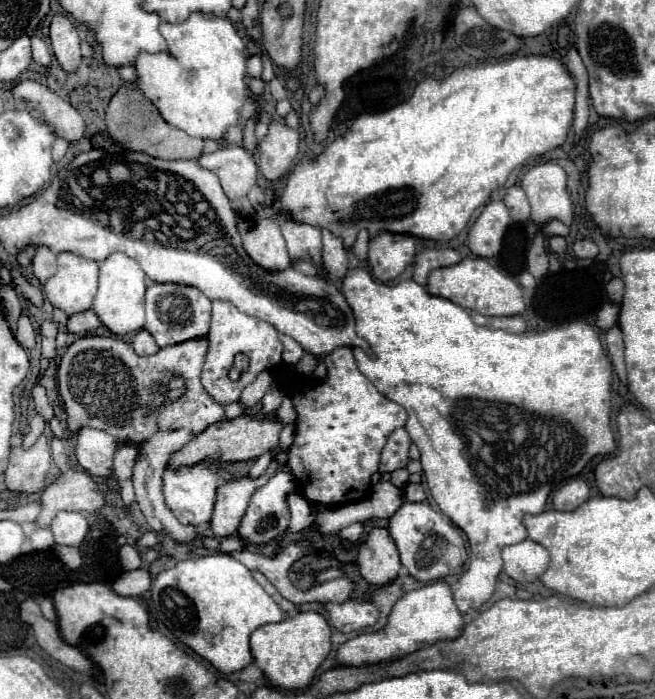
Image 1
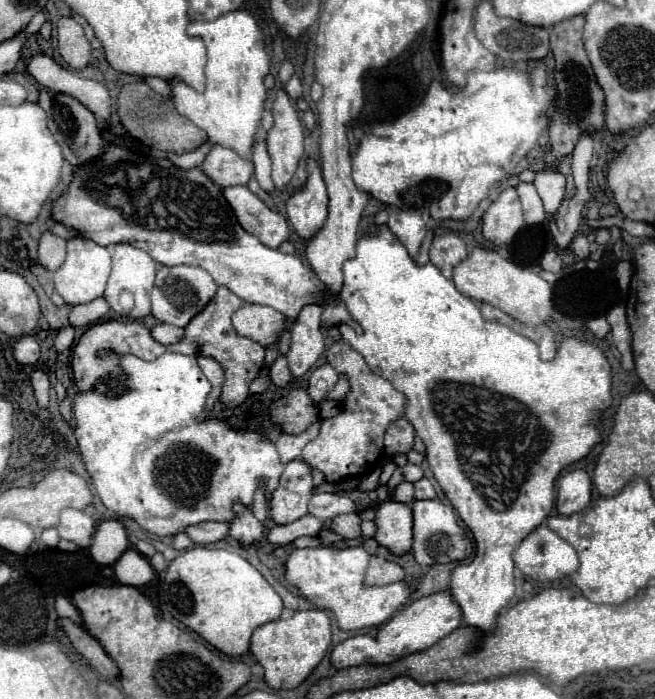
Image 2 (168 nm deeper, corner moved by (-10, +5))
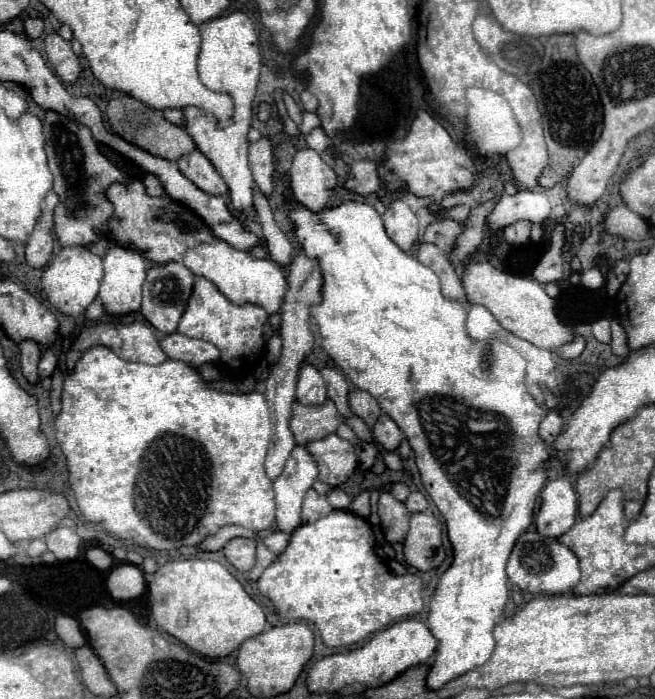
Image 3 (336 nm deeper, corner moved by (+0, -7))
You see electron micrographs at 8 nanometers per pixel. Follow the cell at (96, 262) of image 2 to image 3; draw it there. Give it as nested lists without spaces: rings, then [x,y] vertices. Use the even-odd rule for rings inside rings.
[[[69,246],[57,252],[51,262],[43,268],[43,290],[51,306],[67,316],[79,316],[87,310],[93,300],[99,300],[99,290],[103,282],[103,256],[89,252],[85,246]]]

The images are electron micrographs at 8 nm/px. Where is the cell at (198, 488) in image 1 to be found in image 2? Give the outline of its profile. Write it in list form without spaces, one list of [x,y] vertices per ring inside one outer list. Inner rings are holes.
[[[167,352],[163,356],[159,356],[157,360],[153,362],[145,362],[145,360],[139,360],[135,356],[123,356],[121,358],[121,366],[125,368],[127,376],[129,376],[129,382],[127,382],[127,392],[119,398],[105,398],[103,396],[103,390],[105,386],[103,384],[97,384],[93,390],[89,392],[79,392],[73,400],[73,418],[75,418],[75,436],[77,436],[77,444],[79,444],[79,452],[81,452],[81,458],[85,462],[85,468],[93,480],[93,486],[97,488],[97,494],[101,498],[101,502],[117,512],[119,516],[129,516],[133,518],[143,530],[151,532],[151,534],[157,534],[157,536],[173,536],[181,530],[185,530],[187,526],[191,524],[199,524],[199,522],[205,522],[205,520],[217,520],[217,522],[229,522],[233,512],[231,512],[231,506],[233,502],[243,502],[247,506],[251,506],[253,502],[253,494],[255,494],[255,488],[259,484],[259,480],[263,478],[265,484],[267,484],[267,498],[271,496],[271,492],[277,488],[279,484],[279,476],[283,474],[285,466],[281,464],[279,460],[279,454],[275,450],[275,444],[269,442],[269,440],[261,440],[259,434],[255,432],[235,432],[231,430],[223,420],[209,420],[207,414],[205,414],[205,400],[211,392],[211,384],[209,380],[205,378],[205,374],[201,372],[199,364],[197,364],[197,358],[195,356],[185,356],[185,354],[173,354],[173,352]]]

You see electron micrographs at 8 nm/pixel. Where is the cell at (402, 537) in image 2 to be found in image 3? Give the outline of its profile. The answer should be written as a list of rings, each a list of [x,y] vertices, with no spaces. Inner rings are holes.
[[[381,490],[379,494],[379,518],[381,526],[385,530],[387,542],[403,542],[407,530],[409,530],[409,510],[403,502],[395,500],[391,492]]]

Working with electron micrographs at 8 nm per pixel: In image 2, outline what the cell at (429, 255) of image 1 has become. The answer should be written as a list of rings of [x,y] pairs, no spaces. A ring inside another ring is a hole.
[[[455,234],[435,236],[429,250],[429,258],[431,258],[431,264],[435,264],[443,272],[443,276],[451,278],[453,266],[467,258],[467,246]]]

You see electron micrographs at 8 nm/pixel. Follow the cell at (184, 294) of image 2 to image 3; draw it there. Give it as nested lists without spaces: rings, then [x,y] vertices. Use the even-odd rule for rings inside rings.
[[[167,262],[167,264],[153,264],[147,272],[147,280],[143,284],[143,304],[141,314],[163,334],[173,334],[177,330],[177,324],[181,320],[181,314],[185,312],[185,304],[193,290],[193,272],[185,268],[179,262]]]

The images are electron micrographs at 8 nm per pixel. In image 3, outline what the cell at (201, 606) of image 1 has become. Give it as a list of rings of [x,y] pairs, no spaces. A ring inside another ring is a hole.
[[[169,560],[157,568],[147,592],[157,626],[209,658],[231,654],[247,638],[261,634],[267,626],[261,606],[251,600],[233,574],[215,560]]]

